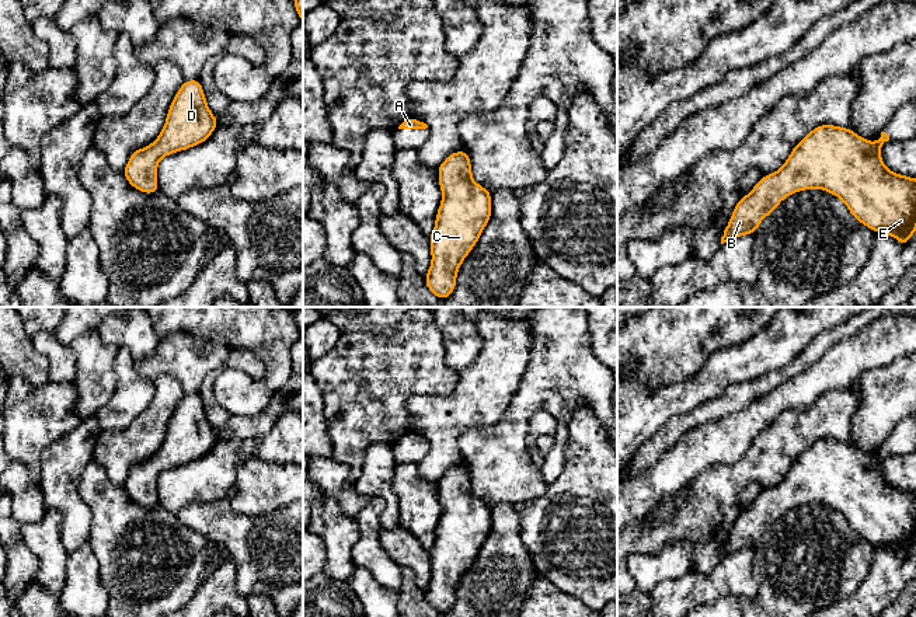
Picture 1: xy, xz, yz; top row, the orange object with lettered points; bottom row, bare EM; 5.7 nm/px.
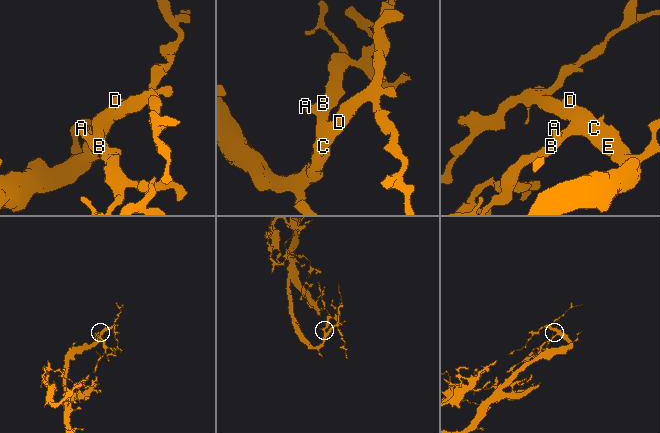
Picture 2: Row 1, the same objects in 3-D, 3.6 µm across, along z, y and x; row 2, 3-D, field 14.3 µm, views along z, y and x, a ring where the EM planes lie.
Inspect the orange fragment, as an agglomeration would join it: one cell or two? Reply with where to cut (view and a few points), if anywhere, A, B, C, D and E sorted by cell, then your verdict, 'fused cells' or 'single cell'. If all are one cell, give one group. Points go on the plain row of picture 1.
cut none; groups A B C D E; single cell

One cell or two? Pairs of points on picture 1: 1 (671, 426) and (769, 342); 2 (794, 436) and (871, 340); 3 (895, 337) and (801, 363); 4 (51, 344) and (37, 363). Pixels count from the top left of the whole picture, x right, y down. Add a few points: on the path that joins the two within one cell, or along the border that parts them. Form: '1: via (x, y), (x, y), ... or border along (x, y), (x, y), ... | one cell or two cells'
1: border along (690, 411), (674, 417), (658, 432) | two cells
2: border along (853, 383), (845, 389), (826, 390), (805, 408) | two cells
3: border along (846, 338), (835, 342), (817, 361), (793, 377) | two cells
4: border along (31, 337), (32, 345), (48, 361), (49, 380) | two cells

